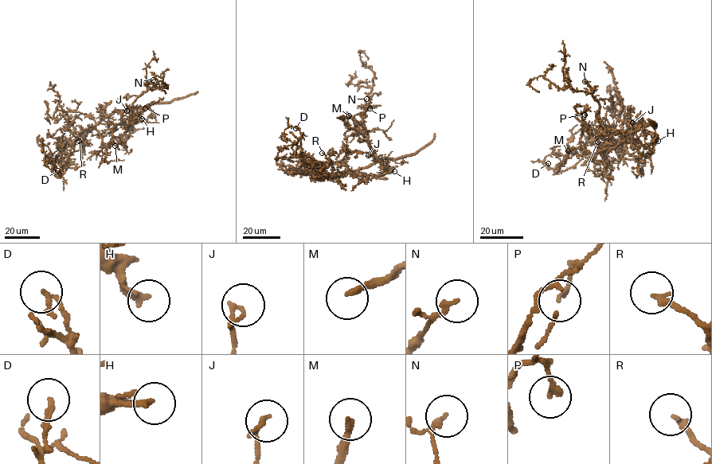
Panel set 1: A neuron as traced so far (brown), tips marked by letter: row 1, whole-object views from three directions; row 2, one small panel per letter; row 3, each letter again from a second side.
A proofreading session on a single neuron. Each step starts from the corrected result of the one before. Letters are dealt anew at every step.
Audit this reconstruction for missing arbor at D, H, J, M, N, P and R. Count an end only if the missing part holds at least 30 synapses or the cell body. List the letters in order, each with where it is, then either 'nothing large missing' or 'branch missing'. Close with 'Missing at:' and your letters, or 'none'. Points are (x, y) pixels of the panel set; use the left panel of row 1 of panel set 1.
D: place (57, 170); nothing large missing
H: place (142, 118); nothing large missing
J: place (127, 111); nothing large missing
M: place (115, 146); branch missing
N: place (153, 79); nothing large missing
P: place (145, 108); nothing large missing
R: place (79, 141); nothing large missing
Missing at: M

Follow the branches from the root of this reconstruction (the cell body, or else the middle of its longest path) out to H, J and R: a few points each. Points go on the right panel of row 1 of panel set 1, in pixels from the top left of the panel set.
H: (645, 124), (643, 132), (655, 134), (658, 141)
J: (645, 124), (633, 131), (632, 122)
R: (645, 124), (642, 122), (636, 126), (631, 136), (621, 143), (608, 146), (597, 142)

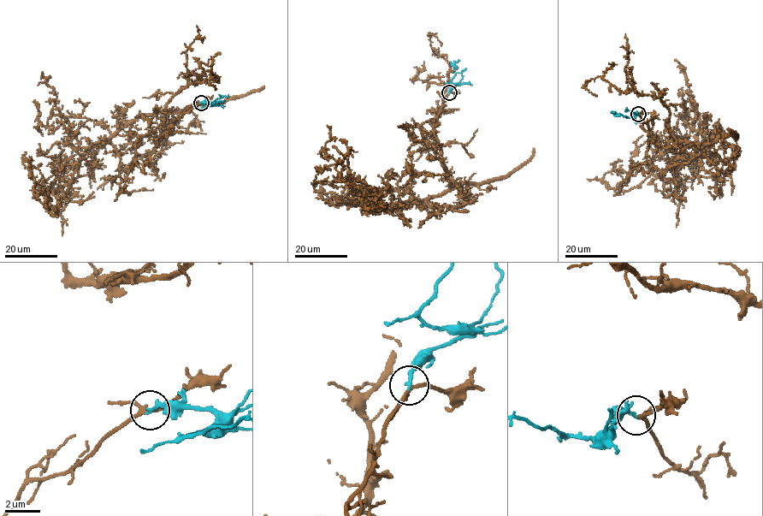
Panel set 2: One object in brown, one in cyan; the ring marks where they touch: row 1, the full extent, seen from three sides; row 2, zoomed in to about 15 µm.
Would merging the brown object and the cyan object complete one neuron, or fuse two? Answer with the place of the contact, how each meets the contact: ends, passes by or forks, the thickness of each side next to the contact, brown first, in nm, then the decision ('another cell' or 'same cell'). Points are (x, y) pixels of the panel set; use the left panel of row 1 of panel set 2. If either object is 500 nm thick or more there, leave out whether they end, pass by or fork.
(201, 103) | brown forks | cyan ends | 170/220 nm | same cell

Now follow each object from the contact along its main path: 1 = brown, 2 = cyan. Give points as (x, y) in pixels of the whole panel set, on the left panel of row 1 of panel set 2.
1: (200, 103), (163, 138), (160, 113), (121, 125), (85, 154), (68, 184), (46, 195), (23, 154)
2: (200, 103), (210, 103), (205, 107), (223, 101)

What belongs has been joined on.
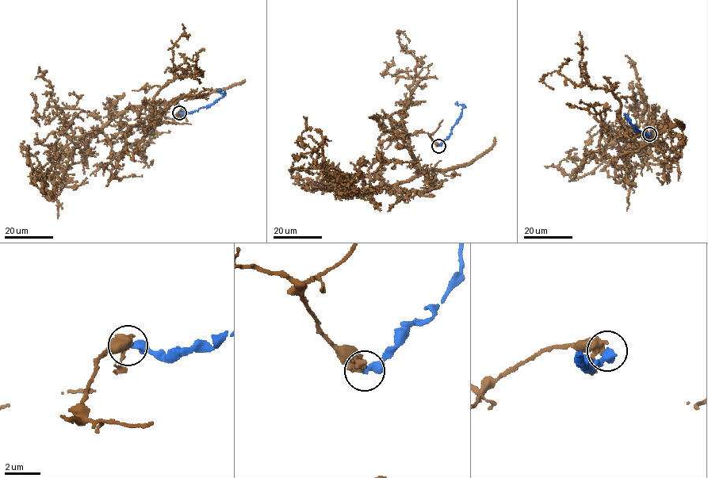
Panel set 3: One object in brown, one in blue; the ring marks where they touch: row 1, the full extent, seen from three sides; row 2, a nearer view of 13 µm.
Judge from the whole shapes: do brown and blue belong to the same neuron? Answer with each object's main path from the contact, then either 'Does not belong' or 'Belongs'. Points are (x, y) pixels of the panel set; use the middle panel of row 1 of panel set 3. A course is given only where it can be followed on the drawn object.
Course of brown: (438, 146), (415, 132), (416, 175), (359, 193), (316, 165), (315, 152), (301, 153), (291, 171). Course of blue: (438, 146), (448, 139), (461, 115), (464, 107), (457, 102). Does not belong

